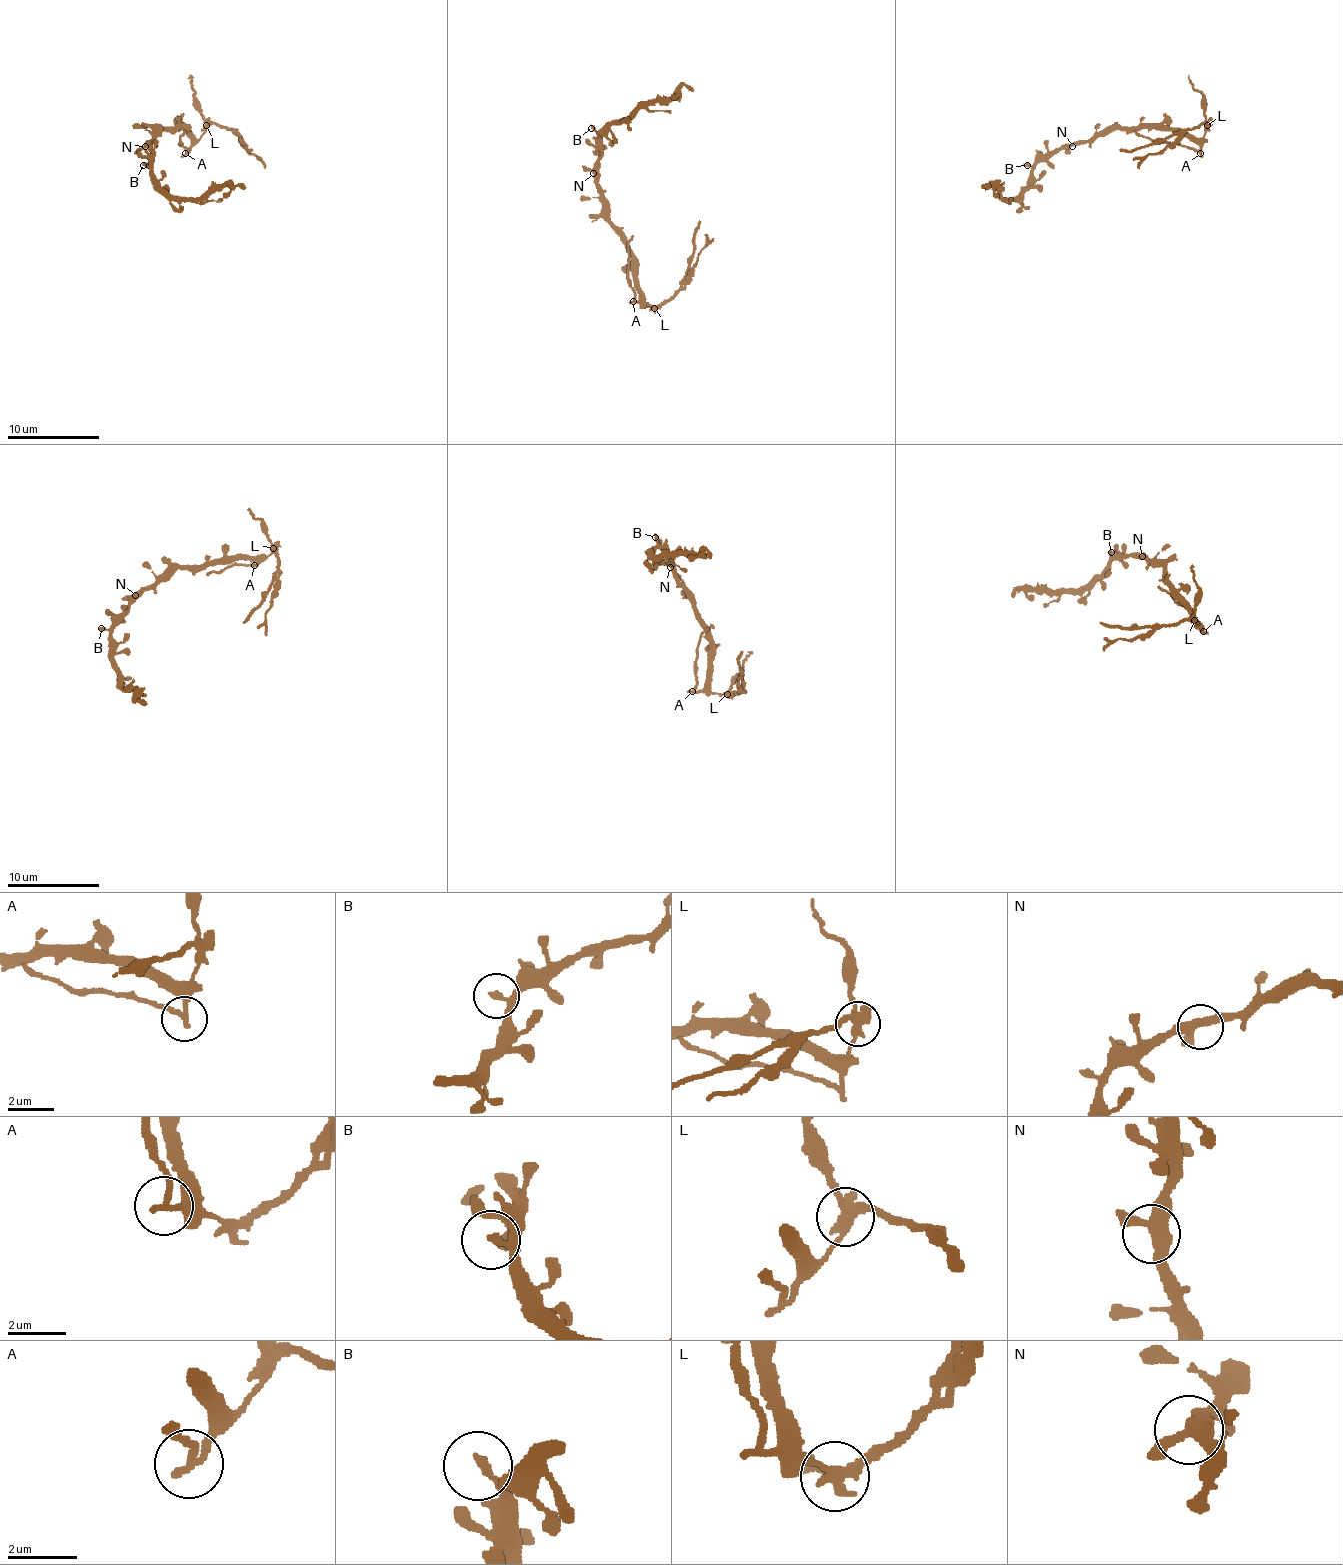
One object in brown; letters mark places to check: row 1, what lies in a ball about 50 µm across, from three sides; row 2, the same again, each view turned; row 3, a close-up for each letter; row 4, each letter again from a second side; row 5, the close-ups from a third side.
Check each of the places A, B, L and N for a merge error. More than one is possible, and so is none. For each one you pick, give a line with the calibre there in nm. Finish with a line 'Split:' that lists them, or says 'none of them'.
A: 200 nm thick
L: 320 nm thick
Split: A, L

